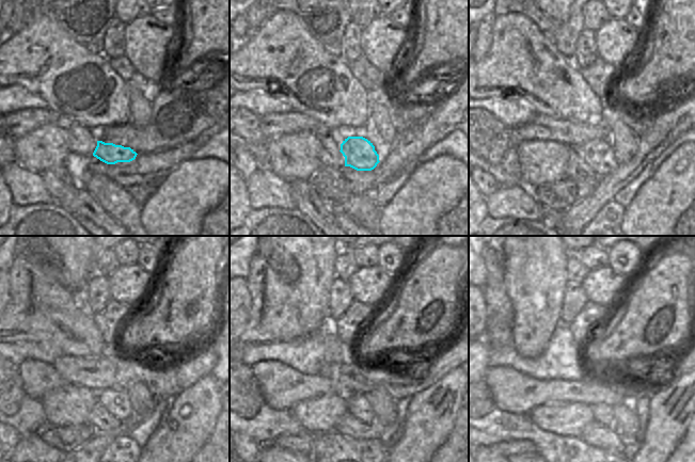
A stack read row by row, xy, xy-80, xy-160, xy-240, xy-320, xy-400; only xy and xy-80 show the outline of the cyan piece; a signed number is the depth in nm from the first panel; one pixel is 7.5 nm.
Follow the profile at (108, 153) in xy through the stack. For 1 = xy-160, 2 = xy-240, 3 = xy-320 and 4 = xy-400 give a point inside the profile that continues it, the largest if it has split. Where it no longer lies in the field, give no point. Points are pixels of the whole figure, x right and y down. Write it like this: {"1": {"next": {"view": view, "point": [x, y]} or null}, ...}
{"1": {"next": {"view": "xy-160", "point": [598, 154]}}, "2": {"next": {"view": "xy-240", "point": [116, 402]}}, "3": {"next": {"view": "xy-320", "point": [358, 405]}}, "4": {"next": {"view": "xy-400", "point": [602, 413]}}}

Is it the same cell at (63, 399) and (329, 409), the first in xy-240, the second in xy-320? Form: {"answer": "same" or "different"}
{"answer": "same"}

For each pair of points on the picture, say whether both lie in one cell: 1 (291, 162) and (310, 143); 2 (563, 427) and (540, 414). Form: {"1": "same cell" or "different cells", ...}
{"1": "same cell", "2": "same cell"}

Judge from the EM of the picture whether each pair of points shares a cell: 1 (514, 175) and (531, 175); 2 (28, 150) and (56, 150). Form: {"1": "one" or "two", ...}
{"1": "two", "2": "one"}

